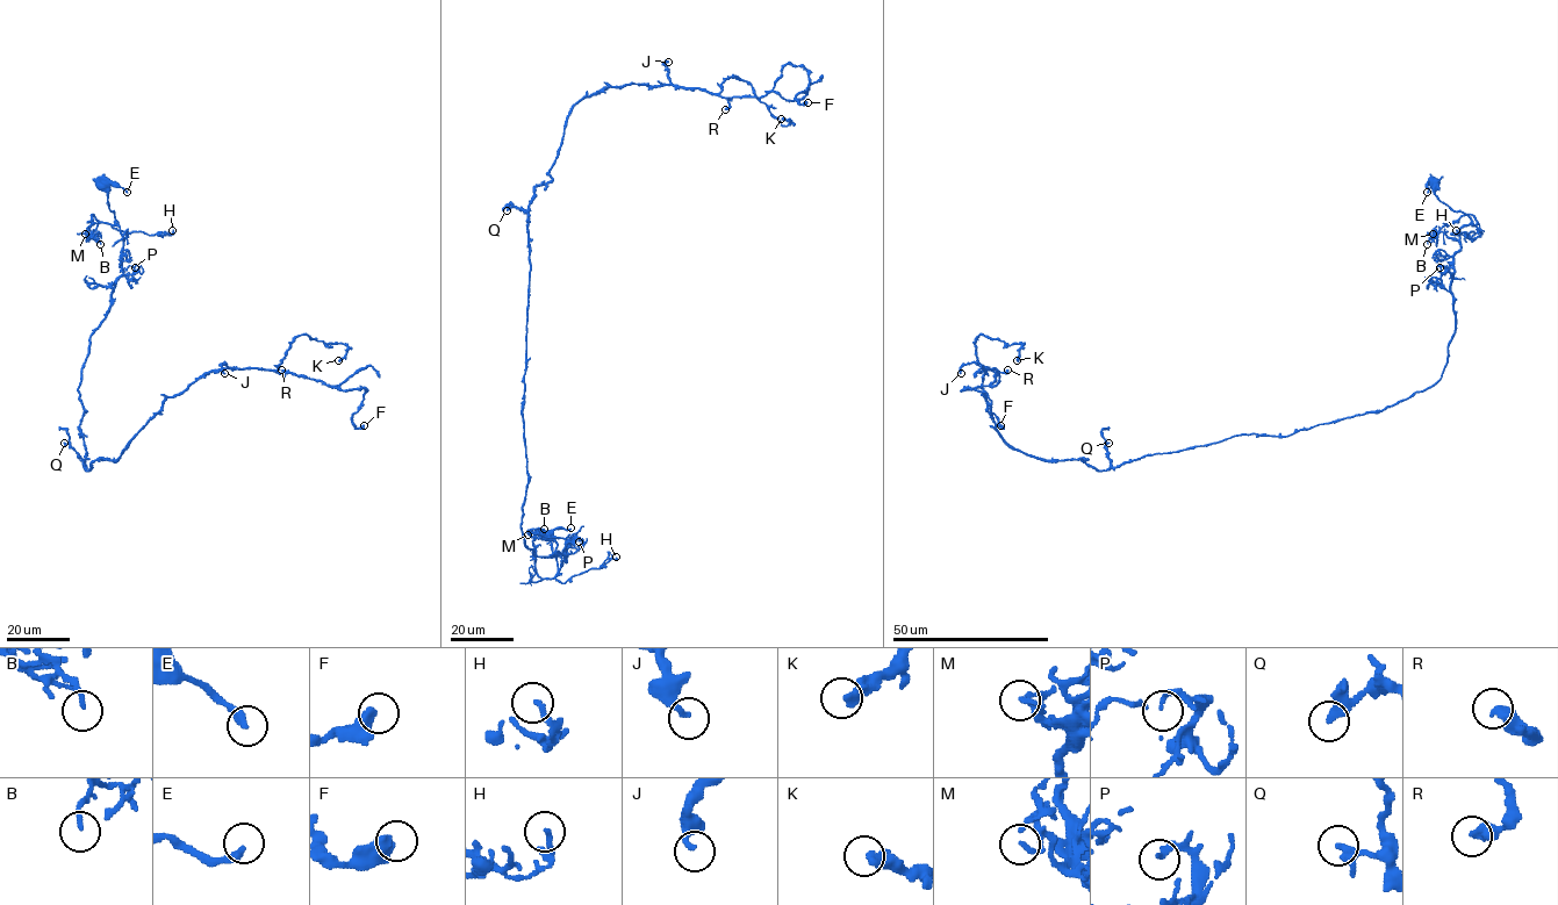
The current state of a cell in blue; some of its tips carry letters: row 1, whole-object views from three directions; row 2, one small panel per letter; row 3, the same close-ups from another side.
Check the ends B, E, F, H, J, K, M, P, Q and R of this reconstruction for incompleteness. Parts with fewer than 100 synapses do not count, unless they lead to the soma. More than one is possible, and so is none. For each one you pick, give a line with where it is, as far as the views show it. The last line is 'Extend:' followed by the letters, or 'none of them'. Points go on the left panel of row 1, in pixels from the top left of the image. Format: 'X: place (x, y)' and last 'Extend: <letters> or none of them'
Extend: none of them

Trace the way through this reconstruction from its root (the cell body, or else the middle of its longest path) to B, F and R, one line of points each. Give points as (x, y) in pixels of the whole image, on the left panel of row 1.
B: (102, 182), (115, 223), (100, 222), (92, 215), (90, 230), (100, 244)
F: (102, 182), (122, 274), (78, 388), (86, 469), (227, 368), (364, 388), (364, 425)
R: (102, 182), (122, 274), (78, 388), (85, 469), (116, 460), (167, 397), (205, 374), (281, 370)

